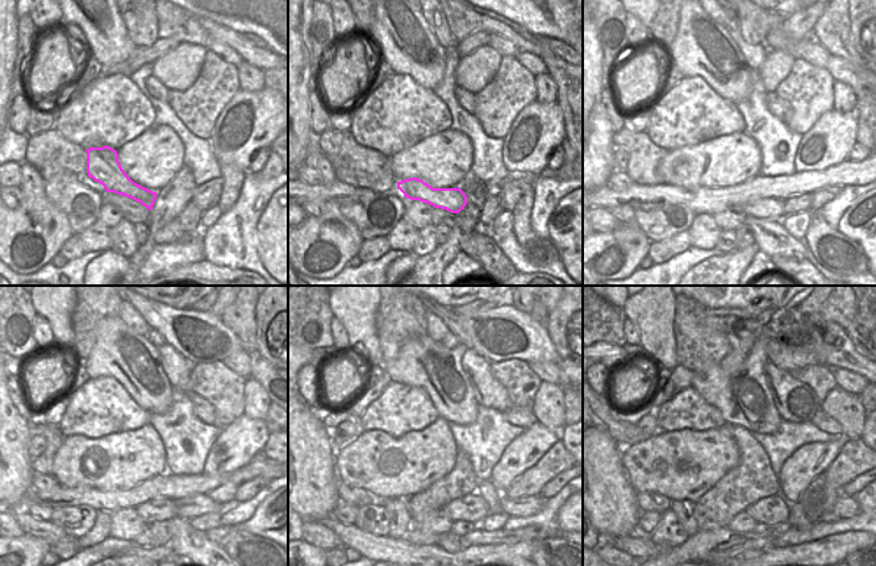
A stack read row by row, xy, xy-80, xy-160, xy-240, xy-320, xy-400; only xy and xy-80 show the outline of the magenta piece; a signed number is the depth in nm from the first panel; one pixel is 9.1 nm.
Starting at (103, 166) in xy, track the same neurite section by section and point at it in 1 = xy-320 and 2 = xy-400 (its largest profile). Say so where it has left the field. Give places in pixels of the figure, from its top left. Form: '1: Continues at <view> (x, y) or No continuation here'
1: Continues at xy-320 (525, 506)
2: Continues at xy-400 (845, 507).

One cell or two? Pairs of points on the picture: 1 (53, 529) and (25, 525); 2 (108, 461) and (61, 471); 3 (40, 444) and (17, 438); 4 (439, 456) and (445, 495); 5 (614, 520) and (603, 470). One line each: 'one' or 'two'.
1: one
2: one
3: two
4: two
5: one

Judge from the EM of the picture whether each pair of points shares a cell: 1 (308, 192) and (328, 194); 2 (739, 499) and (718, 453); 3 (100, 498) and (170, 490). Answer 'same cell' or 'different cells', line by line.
1: same cell
2: different cells
3: same cell

